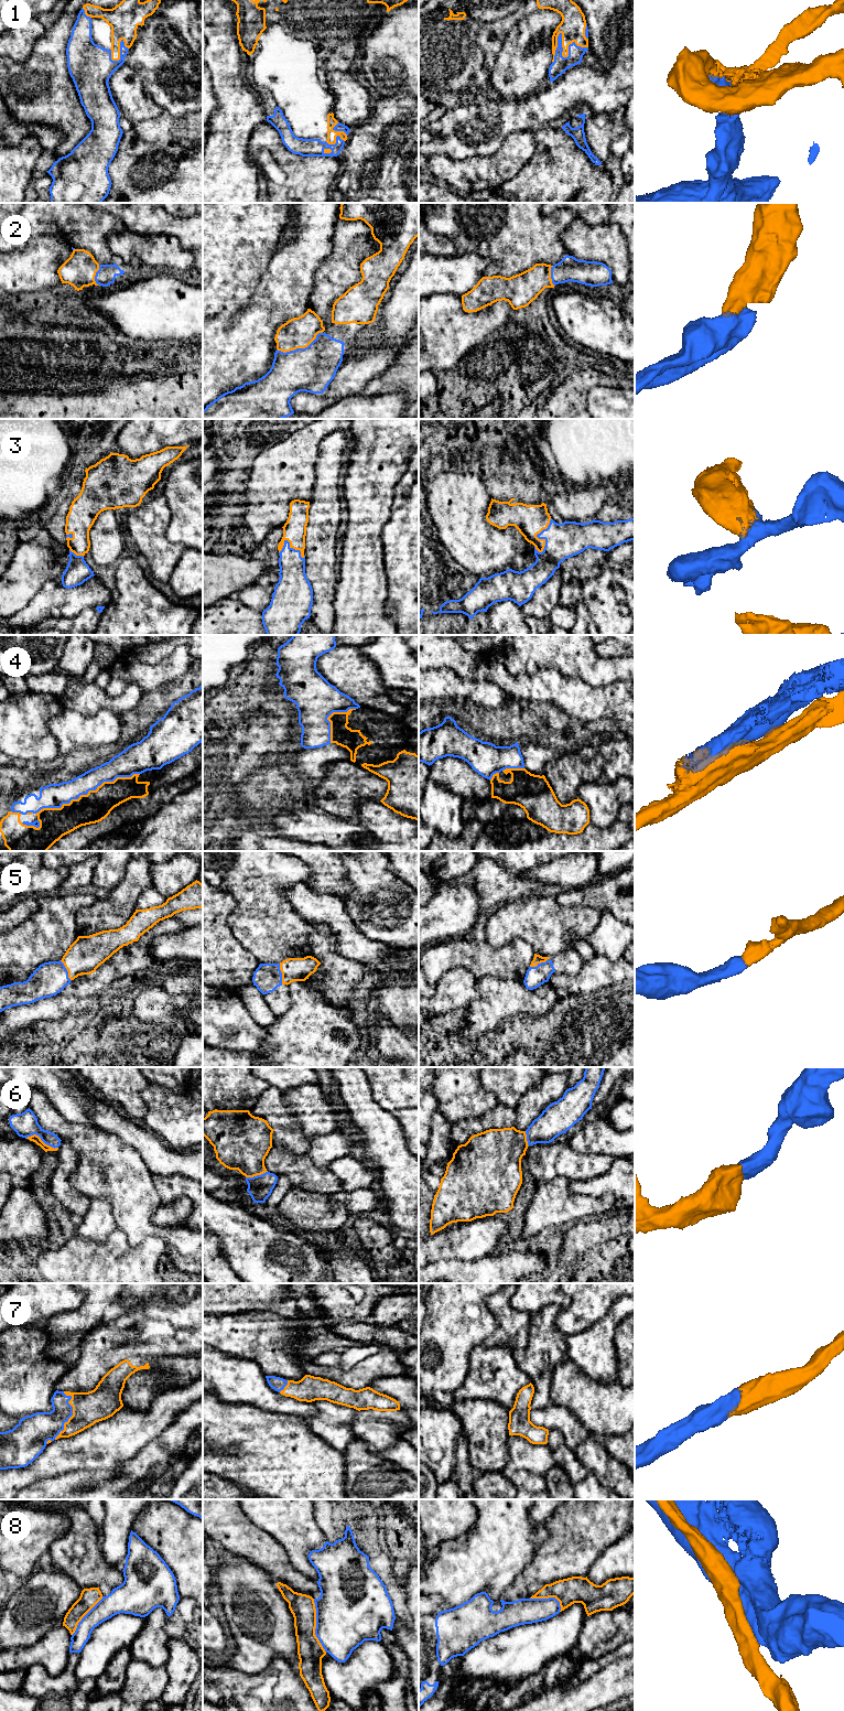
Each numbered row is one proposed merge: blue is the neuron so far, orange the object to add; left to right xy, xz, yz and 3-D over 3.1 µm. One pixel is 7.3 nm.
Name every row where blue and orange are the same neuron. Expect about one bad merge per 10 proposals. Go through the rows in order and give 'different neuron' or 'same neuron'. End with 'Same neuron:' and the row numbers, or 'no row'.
1: same neuron
2: same neuron
3: same neuron
4: different neuron
5: same neuron
6: same neuron
7: same neuron
8: different neuron
Same neuron: 1, 2, 3, 5, 6, 7

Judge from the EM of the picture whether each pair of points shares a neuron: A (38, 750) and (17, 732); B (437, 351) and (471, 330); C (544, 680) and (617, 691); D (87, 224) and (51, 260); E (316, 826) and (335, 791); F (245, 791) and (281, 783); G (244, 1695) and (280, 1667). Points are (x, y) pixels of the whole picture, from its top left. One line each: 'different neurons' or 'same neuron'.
A: same neuron
B: same neuron
C: same neuron
D: different neurons
E: different neurons
F: same neuron
G: same neuron

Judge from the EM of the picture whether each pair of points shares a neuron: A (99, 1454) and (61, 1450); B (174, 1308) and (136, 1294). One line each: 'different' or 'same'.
A: same
B: different

